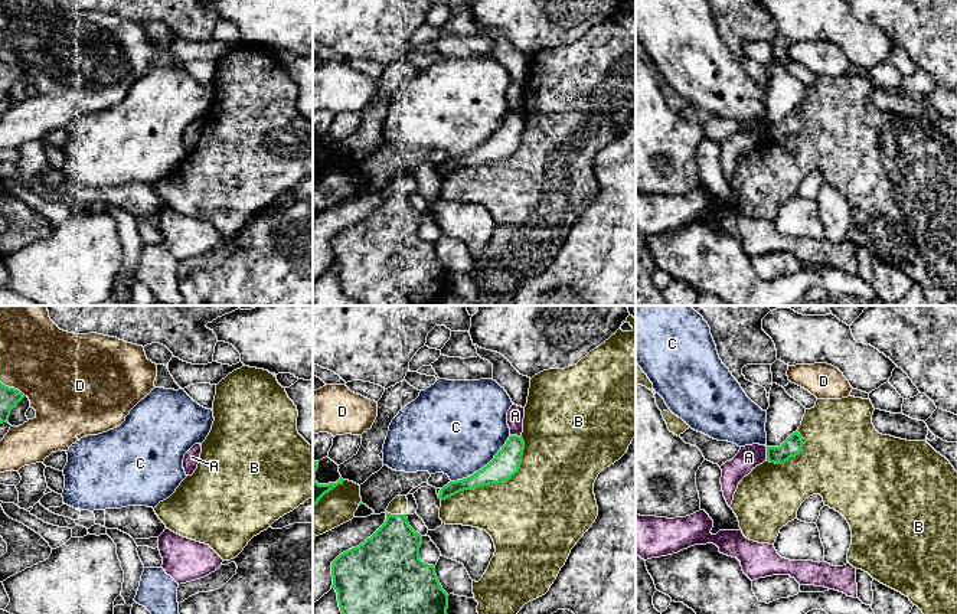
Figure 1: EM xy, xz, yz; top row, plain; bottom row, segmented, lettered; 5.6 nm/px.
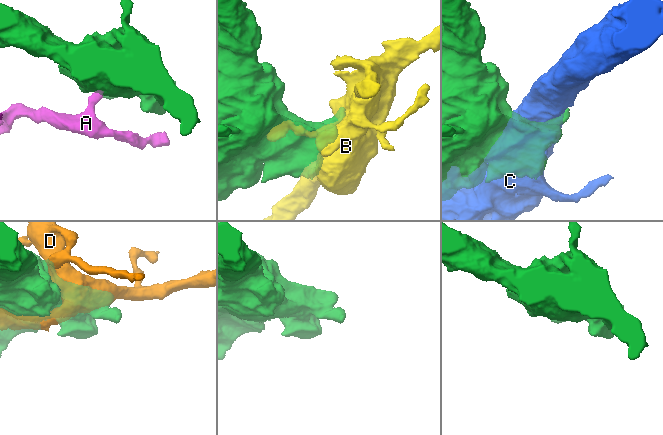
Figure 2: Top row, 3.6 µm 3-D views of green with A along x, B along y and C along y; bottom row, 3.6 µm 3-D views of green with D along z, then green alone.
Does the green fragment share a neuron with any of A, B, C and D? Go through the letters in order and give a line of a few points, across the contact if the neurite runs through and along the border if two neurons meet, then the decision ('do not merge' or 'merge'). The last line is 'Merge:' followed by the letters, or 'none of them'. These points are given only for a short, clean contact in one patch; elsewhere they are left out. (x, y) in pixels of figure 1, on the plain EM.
A: yz (766, 124), (767, 137) | do not merge
B: do not merge
C: do not merge
D: do not merge
Merge: none of them

